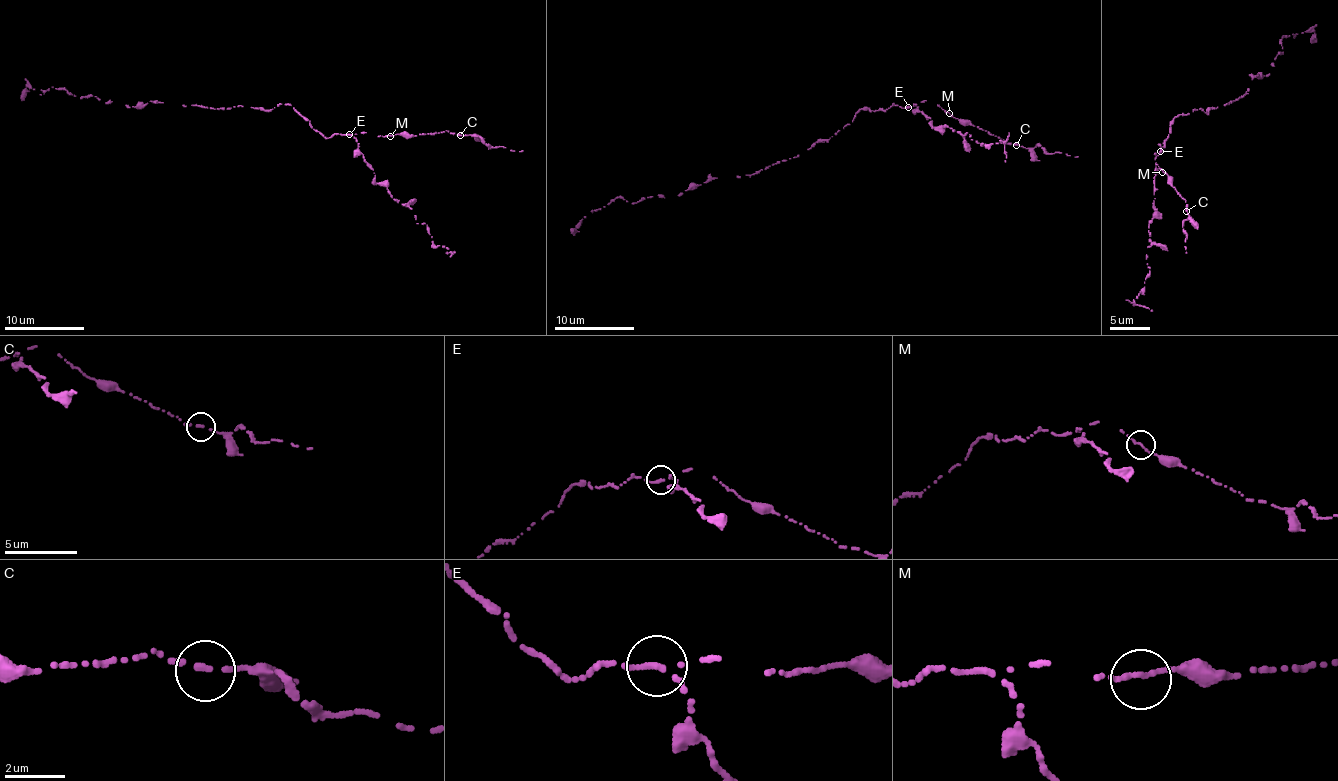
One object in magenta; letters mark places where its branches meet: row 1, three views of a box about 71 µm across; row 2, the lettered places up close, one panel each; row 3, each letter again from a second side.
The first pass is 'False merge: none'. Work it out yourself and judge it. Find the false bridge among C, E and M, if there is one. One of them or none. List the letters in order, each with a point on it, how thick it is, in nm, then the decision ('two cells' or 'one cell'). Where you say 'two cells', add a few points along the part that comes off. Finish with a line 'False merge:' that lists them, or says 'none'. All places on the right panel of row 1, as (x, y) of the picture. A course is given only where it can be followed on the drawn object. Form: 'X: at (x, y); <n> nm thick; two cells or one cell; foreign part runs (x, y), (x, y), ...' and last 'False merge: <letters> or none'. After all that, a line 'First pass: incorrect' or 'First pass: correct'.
C: at (1186, 211); 190 nm thick; one cell
E: at (1160, 151); 240 nm thick; two cells; foreign part runs (1161, 151), (1154, 159), (1154, 217), (1148, 227), (1150, 275), (1134, 303), (1152, 312)
M: at (1162, 172); 220 nm thick; one cell
False merge: E
First pass: incorrect

